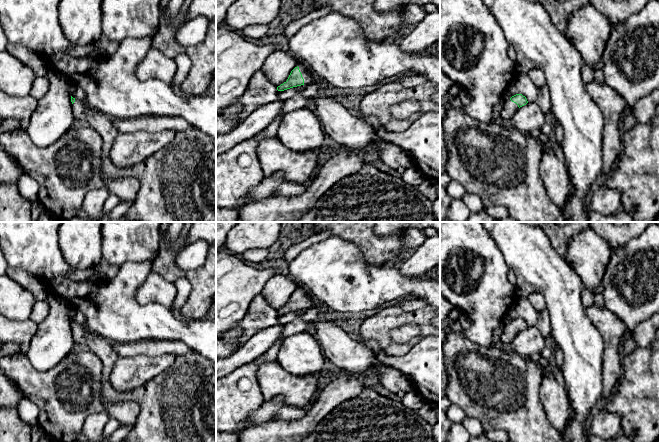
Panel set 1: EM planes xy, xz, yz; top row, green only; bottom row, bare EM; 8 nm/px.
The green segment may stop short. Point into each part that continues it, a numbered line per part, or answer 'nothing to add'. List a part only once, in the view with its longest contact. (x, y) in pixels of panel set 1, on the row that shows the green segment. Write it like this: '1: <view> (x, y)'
1: xz (305, 71)

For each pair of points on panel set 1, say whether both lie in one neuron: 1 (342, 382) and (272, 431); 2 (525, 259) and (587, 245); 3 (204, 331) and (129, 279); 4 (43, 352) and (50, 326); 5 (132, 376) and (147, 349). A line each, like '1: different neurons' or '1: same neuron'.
1: same neuron
2: different neurons
3: same neuron
4: same neuron
5: different neurons

